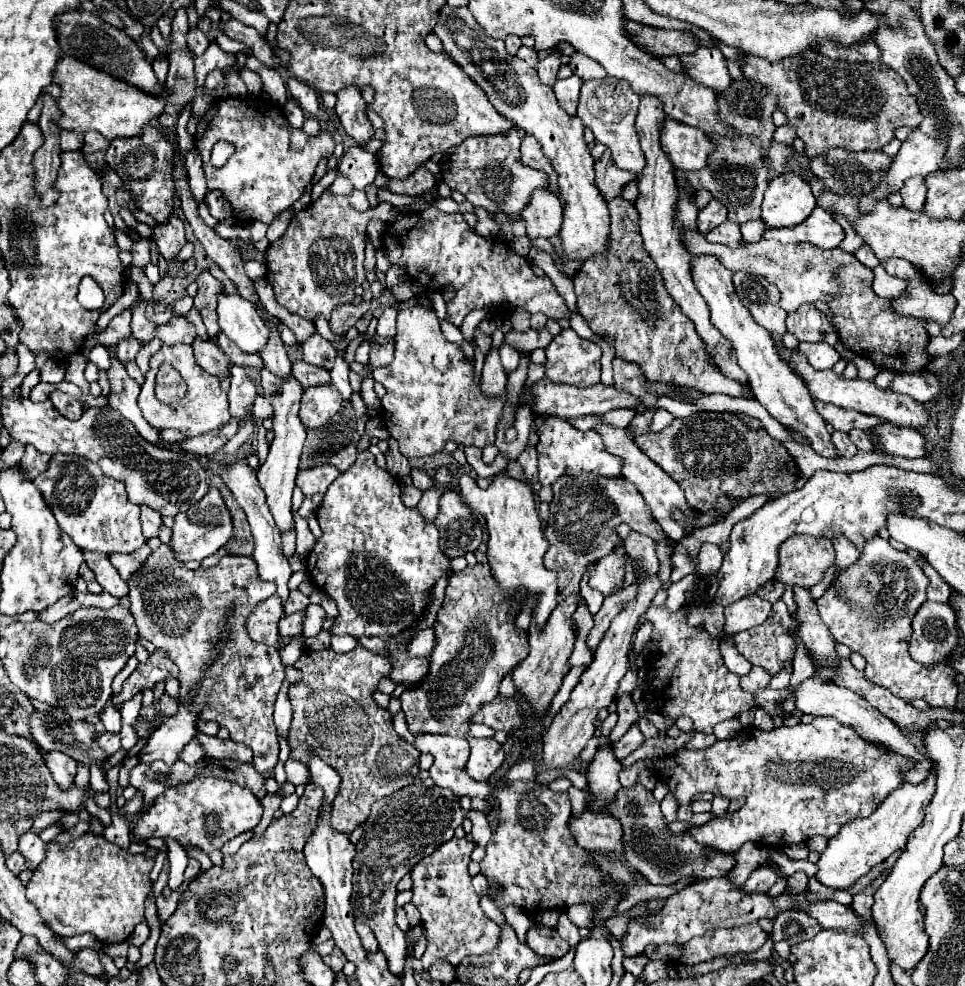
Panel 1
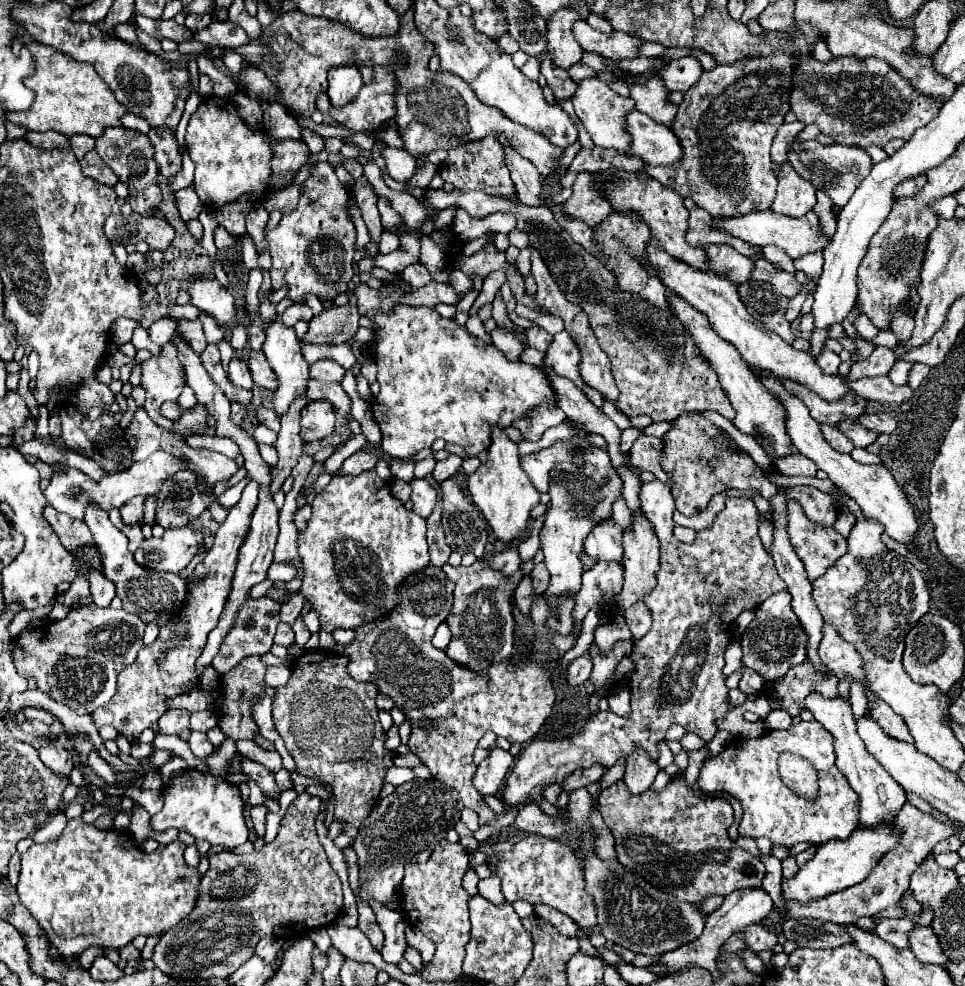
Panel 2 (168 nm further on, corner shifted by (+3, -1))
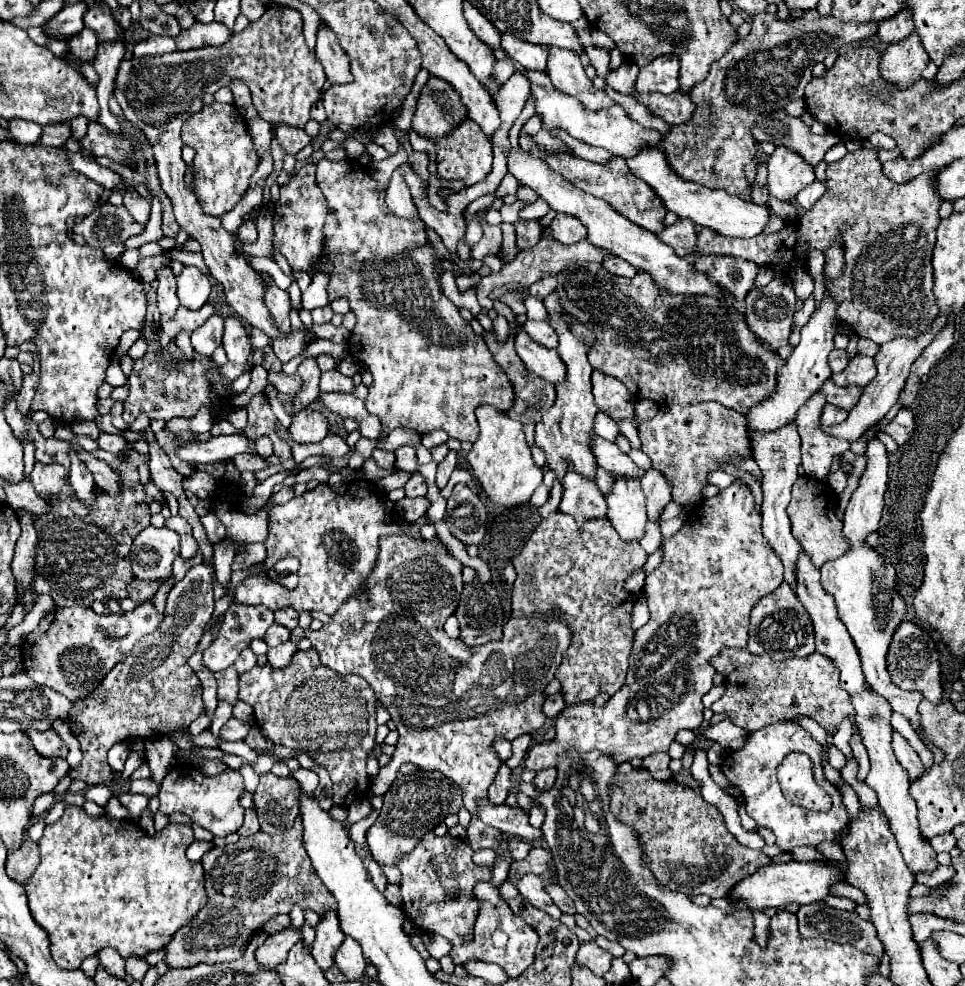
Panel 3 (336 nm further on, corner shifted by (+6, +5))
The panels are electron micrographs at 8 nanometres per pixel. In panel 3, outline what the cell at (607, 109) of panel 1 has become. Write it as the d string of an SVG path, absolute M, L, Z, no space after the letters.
M550 49L548 77L558 91L576 97L586 111L600 111L616 105L614 99L606 95L606 91L592 85L592 81L584 73L580 57L570 49Z

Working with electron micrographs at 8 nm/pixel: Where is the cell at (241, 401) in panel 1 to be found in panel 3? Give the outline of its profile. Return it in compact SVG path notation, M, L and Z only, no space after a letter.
M226 317L222 347L226 349L228 361L234 363L234 365L244 365L244 363L250 361L252 345L250 345L250 341L248 341L248 331L246 331L246 327L244 327L238 319L234 319L234 317Z

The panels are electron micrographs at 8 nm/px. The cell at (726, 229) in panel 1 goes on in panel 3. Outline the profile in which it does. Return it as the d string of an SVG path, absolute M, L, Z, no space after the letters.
M730 255L694 257L694 267L698 271L706 271L714 283L722 285L738 301L746 297L746 293L754 285L754 279L760 271L756 263L746 259L732 259Z

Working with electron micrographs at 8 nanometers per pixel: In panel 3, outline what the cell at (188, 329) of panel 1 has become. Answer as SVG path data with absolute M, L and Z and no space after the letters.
M212 315L206 319L204 325L192 331L192 347L196 353L210 357L214 349L222 343L222 331L224 331L224 319L220 315Z

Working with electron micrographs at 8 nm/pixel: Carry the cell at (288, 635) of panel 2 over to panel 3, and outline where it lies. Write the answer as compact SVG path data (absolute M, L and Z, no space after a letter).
M274 623L274 625L266 631L266 637L264 637L264 641L268 643L268 647L278 647L278 645L286 643L288 639L290 639L290 629L280 627L278 623Z

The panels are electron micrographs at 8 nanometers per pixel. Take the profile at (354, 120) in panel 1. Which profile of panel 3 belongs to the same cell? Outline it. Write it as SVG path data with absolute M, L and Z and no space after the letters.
M320 27L318 41L316 41L316 57L320 59L324 73L332 85L350 83L352 73L348 67L348 57L340 47L336 35L328 27Z

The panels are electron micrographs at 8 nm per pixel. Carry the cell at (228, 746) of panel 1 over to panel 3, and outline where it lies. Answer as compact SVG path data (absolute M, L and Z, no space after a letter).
M264 773L260 775L254 803L262 831L278 835L294 825L300 809L300 785L290 775L276 777L274 773Z

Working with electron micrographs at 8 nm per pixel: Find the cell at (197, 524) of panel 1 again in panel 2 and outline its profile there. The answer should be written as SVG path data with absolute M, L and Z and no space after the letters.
M189 525L183 529L167 529L163 537L145 539L139 545L135 551L135 563L155 571L179 573L195 557L201 543L201 533L195 535Z

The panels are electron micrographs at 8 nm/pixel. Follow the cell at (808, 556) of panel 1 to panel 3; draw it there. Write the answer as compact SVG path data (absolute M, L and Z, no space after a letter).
M808 475L798 477L796 487L792 487L792 501L788 505L788 517L792 521L792 535L802 545L804 553L810 555L814 567L822 567L826 561L840 557L846 551L846 541L842 537L842 521L834 515L836 495L830 493L830 485L824 479L812 479Z

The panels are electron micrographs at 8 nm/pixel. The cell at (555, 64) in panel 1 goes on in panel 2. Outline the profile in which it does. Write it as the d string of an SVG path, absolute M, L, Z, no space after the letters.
M565 7L553 13L549 19L549 49L555 53L555 61L559 61L559 67L569 69L575 63L581 61L583 49L571 41L571 25L579 21L579 13L573 7Z

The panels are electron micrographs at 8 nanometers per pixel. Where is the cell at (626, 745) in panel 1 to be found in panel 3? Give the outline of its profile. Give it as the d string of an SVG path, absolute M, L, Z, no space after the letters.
M554 767L544 769L544 771L540 771L540 773L536 775L534 785L536 785L538 789L542 789L542 791L548 791L548 789L550 789L550 787L556 783L556 775L558 775L558 771L556 771Z

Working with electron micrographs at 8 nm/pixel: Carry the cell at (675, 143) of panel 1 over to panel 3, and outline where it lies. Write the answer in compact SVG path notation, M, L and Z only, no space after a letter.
M532 85L532 95L536 97L536 113L542 115L546 129L554 129L554 127L564 129L574 139L584 141L584 143L594 145L594 147L604 147L612 155L628 159L630 155L638 155L642 149L662 145L662 133L660 131L642 127L640 123L630 119L630 115L620 105L614 105L610 109L602 109L602 111L596 111L596 113L588 113L588 111L582 109L580 101L576 101L570 95L564 95L560 91L546 91L538 85Z

